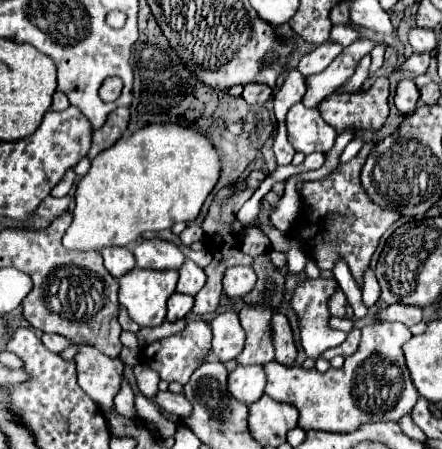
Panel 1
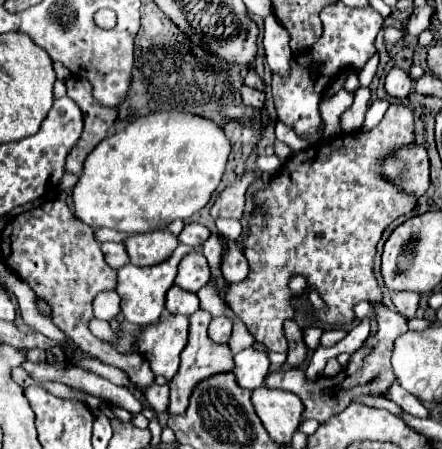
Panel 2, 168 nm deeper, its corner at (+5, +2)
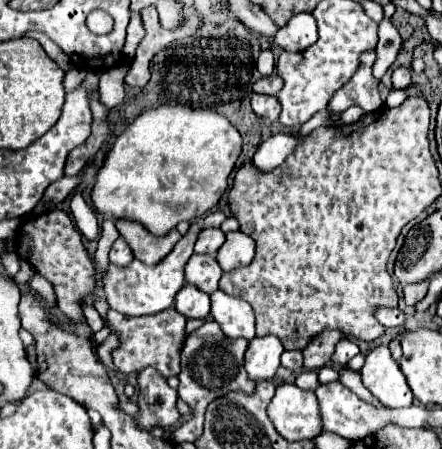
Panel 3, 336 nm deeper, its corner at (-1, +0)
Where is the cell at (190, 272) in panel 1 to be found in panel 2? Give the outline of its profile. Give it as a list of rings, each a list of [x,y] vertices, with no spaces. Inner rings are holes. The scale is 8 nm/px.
[[[202,252],[186,254],[178,264],[176,284],[188,292],[198,292],[210,280],[210,268]]]

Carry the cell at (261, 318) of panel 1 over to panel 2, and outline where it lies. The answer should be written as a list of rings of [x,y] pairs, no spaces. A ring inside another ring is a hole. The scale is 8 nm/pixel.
[[[402,102],[390,104],[378,126],[368,132],[354,130],[350,134],[338,134],[330,140],[310,144],[306,150],[292,154],[268,184],[252,194],[254,204],[260,208],[248,222],[248,236],[244,238],[244,254],[250,264],[246,280],[228,284],[224,300],[232,312],[246,324],[248,332],[272,352],[288,352],[284,338],[284,322],[294,320],[294,292],[288,288],[292,276],[300,274],[308,286],[314,286],[324,300],[326,308],[314,310],[314,318],[322,324],[344,326],[356,320],[354,306],[360,300],[382,302],[382,290],[374,276],[374,256],[382,232],[390,222],[408,214],[416,206],[416,196],[406,194],[400,186],[382,176],[382,162],[402,146],[414,144],[414,110]]]

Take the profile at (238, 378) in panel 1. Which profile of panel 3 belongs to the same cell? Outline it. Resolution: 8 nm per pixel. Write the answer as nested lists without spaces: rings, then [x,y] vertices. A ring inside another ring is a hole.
[[[272,334],[264,338],[252,338],[246,350],[246,358],[244,358],[244,368],[248,376],[254,382],[270,380],[280,366],[282,352],[284,352],[282,342]]]

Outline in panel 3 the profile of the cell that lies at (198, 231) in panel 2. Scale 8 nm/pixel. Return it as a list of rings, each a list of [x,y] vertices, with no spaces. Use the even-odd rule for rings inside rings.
[[[206,228],[198,234],[194,252],[196,254],[216,254],[216,250],[222,246],[224,242],[224,232],[220,228]]]

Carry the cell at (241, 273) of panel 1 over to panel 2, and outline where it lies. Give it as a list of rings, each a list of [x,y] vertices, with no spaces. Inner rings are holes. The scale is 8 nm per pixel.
[[[226,240],[228,248],[222,252],[222,274],[228,284],[242,282],[248,276],[248,262],[242,248],[234,240]]]

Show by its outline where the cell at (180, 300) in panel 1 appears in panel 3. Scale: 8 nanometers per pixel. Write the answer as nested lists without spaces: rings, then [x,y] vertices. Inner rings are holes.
[[[186,284],[176,294],[174,308],[186,318],[206,318],[210,314],[210,296],[200,292],[196,286]]]

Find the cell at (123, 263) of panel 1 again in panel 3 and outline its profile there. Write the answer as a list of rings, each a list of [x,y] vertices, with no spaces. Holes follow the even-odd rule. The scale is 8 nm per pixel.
[[[118,238],[118,240],[112,244],[112,250],[110,250],[110,262],[112,262],[114,266],[126,266],[126,264],[130,264],[132,260],[134,260],[134,256],[132,256],[130,246],[126,244],[124,238]]]

